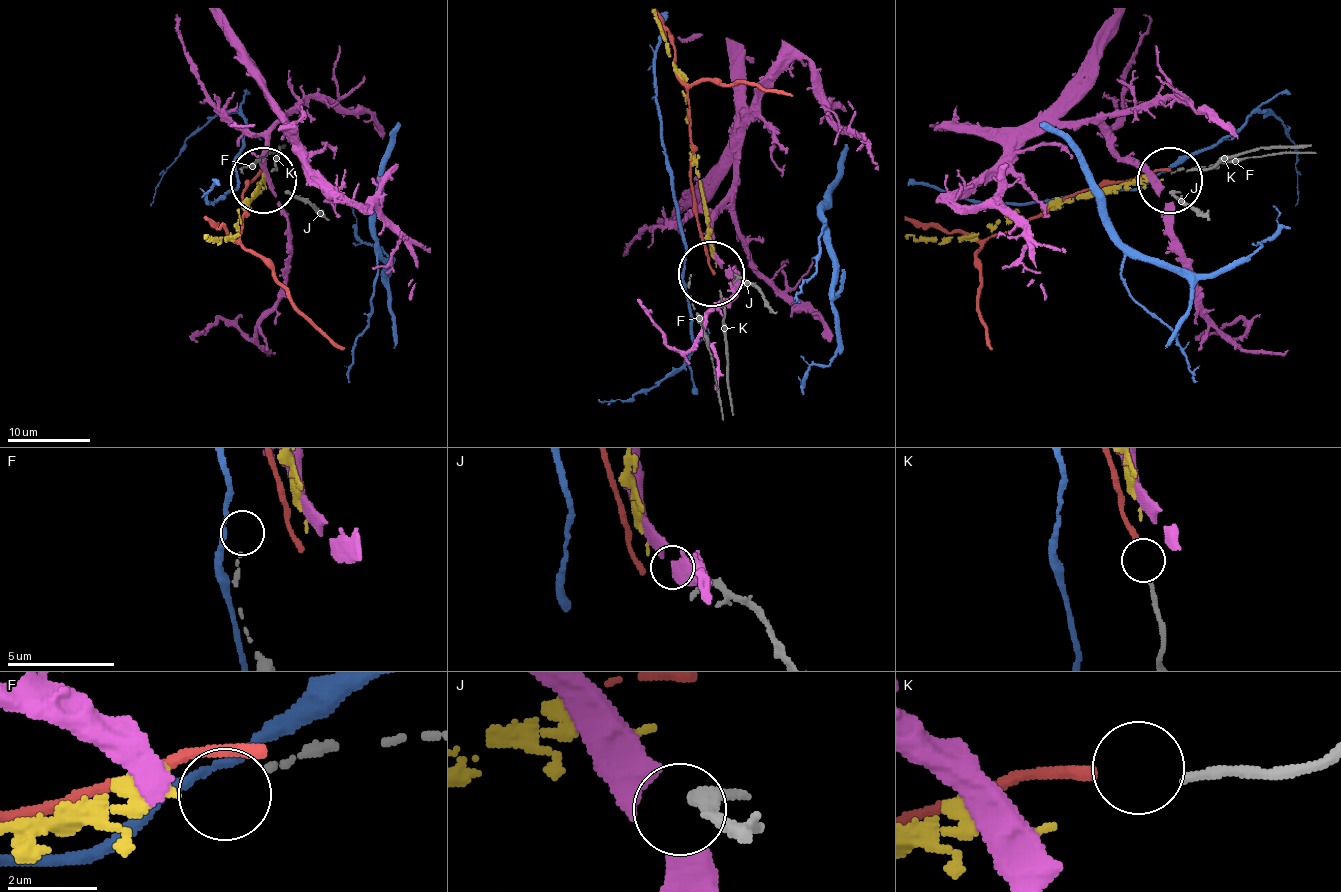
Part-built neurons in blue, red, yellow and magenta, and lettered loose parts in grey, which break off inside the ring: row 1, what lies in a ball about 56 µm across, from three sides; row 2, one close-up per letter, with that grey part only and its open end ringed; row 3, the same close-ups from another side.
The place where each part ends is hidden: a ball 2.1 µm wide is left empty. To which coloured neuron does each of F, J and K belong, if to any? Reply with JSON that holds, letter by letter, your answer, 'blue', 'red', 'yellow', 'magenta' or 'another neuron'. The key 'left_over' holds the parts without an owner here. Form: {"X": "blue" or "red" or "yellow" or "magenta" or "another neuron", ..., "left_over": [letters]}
{"F": "another neuron", "J": "magenta", "K": "red", "left_over": ["F"]}

